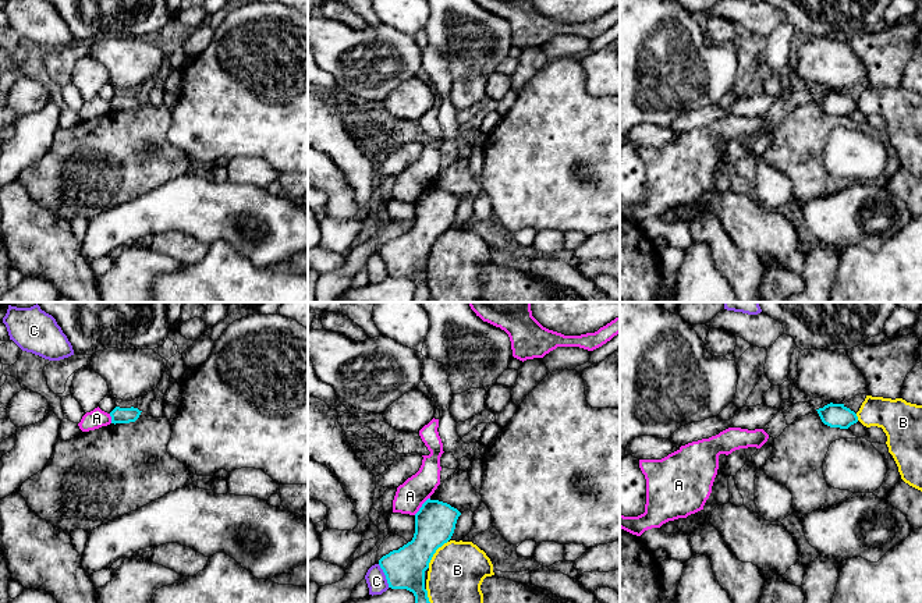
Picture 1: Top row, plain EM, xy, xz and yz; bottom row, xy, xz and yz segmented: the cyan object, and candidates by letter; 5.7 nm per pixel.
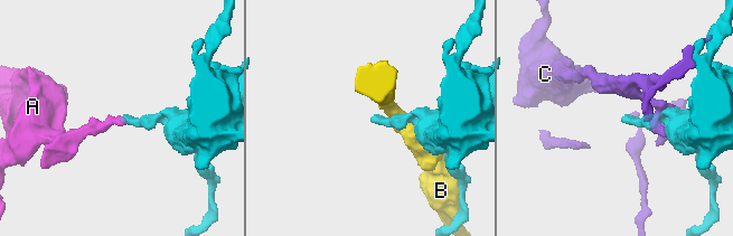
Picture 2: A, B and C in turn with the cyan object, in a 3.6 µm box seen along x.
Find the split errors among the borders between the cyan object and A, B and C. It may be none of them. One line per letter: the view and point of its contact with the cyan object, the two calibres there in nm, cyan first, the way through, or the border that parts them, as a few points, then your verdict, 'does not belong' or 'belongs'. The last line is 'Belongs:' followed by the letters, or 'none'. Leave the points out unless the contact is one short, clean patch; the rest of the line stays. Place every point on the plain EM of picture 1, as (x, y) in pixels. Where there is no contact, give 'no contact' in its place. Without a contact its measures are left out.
A: contact xz (422, 194); calibres 240 and 170 nm; border xz (429, 185), (414, 202); does not belong
B: contact xz (435, 240); calibres 240 and 320 nm; border xz (447, 229), (436, 238), (428, 255); does not belong
C: contact xz (385, 262); calibres 240 and 120 nm; does not belong
Belongs: none

